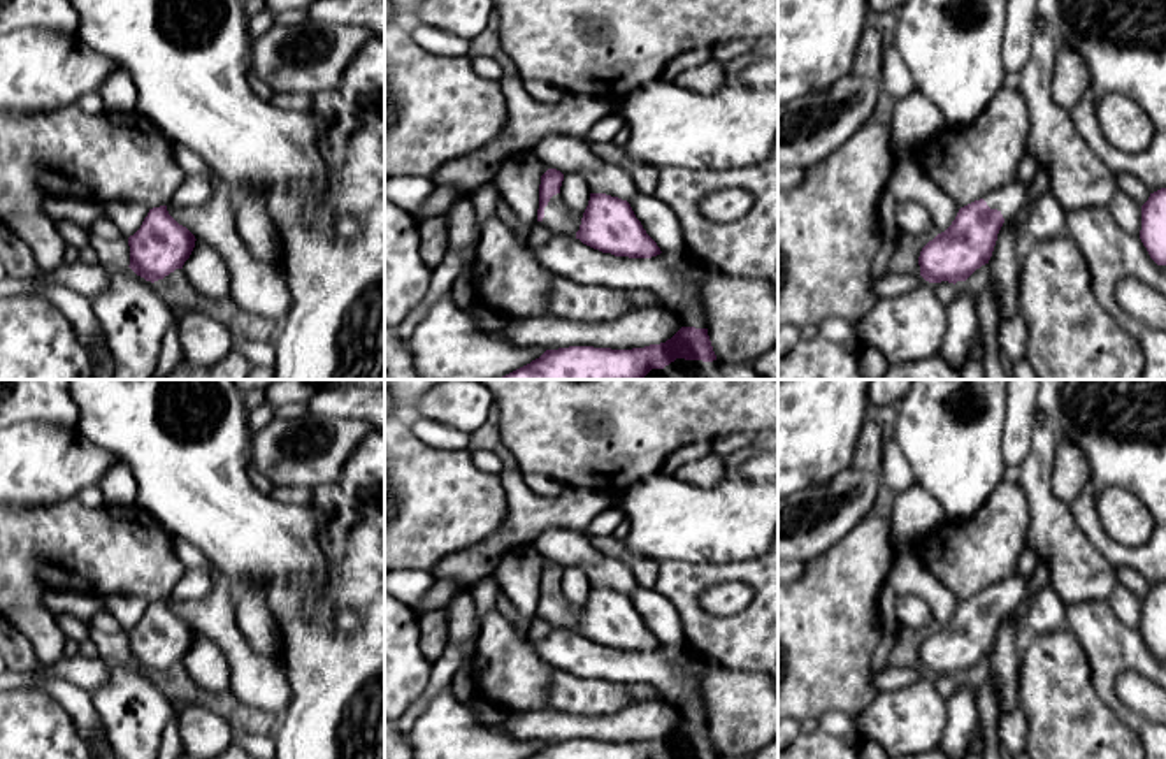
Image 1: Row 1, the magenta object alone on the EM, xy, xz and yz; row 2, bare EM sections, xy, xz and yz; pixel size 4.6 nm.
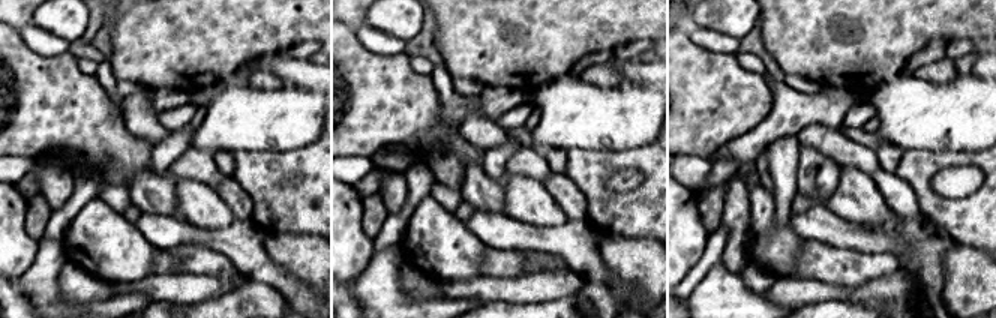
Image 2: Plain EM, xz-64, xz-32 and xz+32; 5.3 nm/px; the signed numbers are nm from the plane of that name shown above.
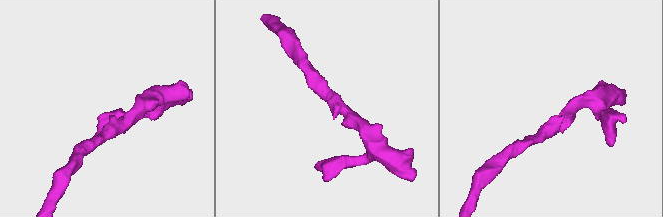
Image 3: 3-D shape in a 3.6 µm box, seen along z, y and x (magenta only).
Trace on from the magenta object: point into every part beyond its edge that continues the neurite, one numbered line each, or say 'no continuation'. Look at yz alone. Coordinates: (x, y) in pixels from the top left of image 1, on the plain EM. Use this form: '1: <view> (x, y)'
1: yz (1010, 594)

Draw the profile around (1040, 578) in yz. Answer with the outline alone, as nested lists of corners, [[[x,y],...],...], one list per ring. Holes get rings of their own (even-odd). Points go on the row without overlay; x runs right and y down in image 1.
[[[1040,560],[1034,575],[1029,578],[1024,603],[1011,613],[1011,617],[1017,622],[1020,624],[1026,622],[1026,615],[1027,615],[1033,596],[1038,594],[1047,583],[1048,583],[1048,567]]]

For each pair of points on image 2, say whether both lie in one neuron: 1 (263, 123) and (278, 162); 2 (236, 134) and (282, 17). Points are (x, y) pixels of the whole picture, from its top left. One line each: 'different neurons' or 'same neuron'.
1: different neurons
2: different neurons

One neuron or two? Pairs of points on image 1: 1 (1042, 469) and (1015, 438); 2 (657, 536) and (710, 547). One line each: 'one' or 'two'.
1: two
2: one

